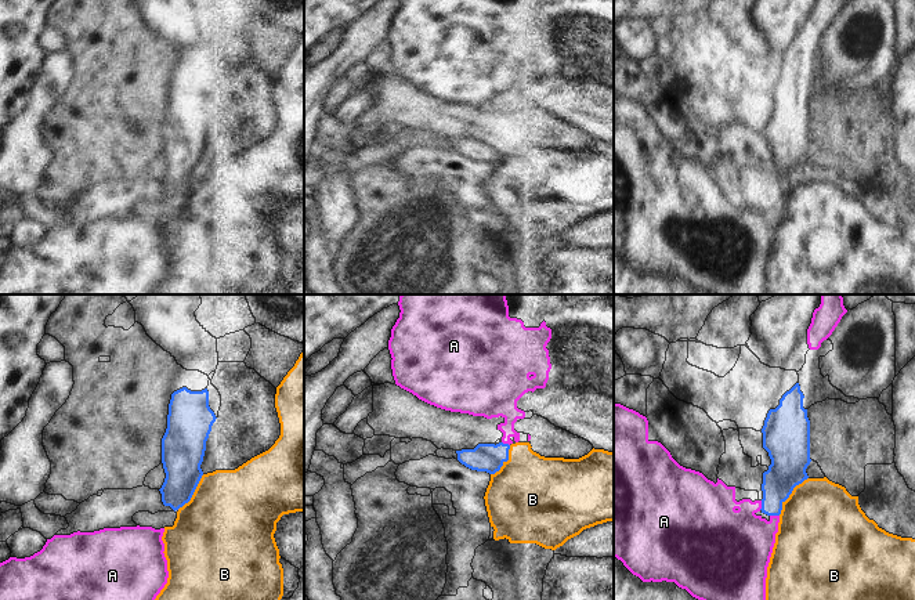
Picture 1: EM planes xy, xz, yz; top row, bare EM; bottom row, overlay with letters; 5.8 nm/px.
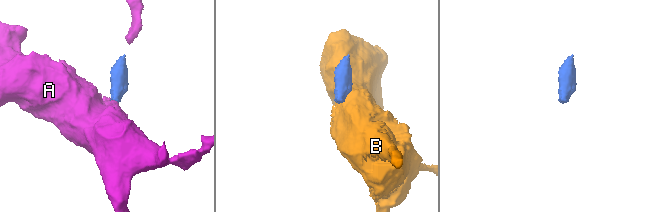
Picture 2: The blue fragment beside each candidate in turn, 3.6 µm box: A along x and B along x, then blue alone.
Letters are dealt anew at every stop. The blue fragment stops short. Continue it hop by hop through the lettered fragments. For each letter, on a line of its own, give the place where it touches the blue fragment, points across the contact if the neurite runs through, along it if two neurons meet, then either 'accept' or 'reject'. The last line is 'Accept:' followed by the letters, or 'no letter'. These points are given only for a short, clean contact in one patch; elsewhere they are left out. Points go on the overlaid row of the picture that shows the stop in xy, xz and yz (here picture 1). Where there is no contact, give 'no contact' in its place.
A: contact yz (762, 505); way yz (787, 470), (776, 491), (762, 505), (744, 519), (738, 541); accept
B: contact yz (789, 494); border yz (807, 477), (794, 488), (778, 514); reject
Accept: A

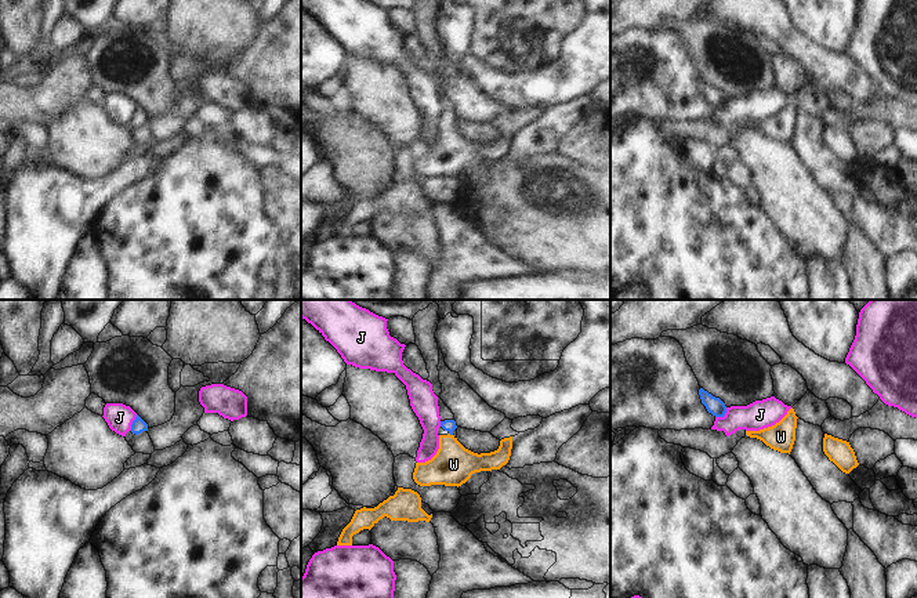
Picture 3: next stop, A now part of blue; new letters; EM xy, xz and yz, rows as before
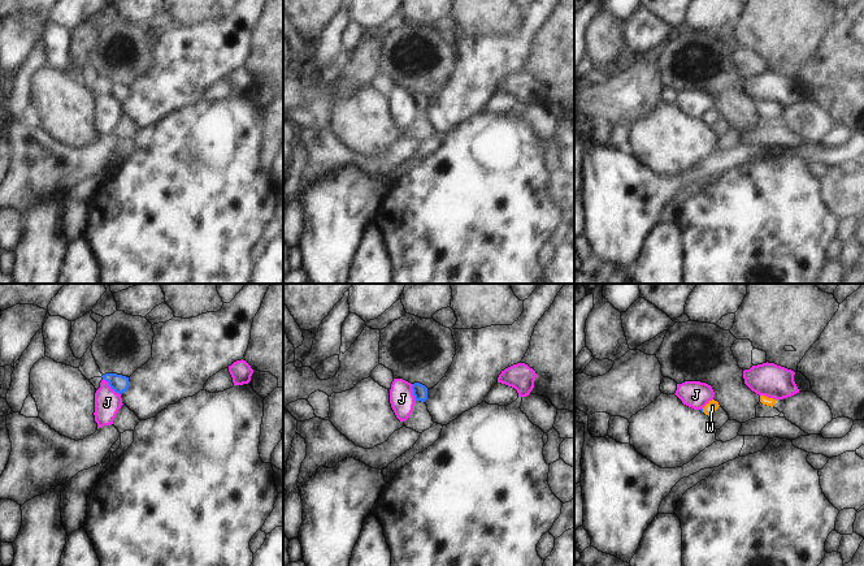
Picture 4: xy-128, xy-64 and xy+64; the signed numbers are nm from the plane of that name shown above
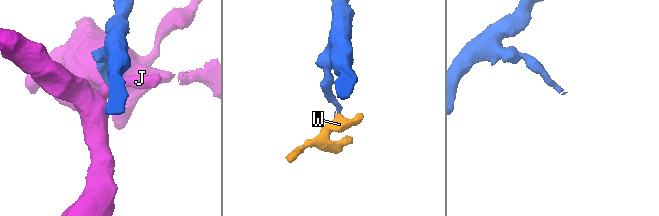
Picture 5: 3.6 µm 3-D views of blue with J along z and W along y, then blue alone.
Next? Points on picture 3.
J: contact yz (722, 416); reject
W: contact xz (450, 434); way xz (449, 426), (450, 434), (453, 464); accept
Accept: W

